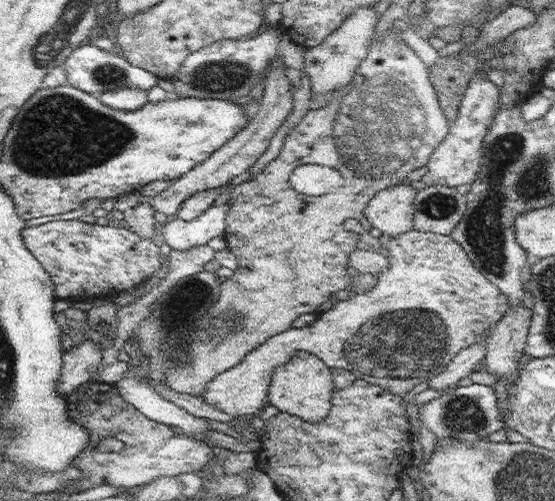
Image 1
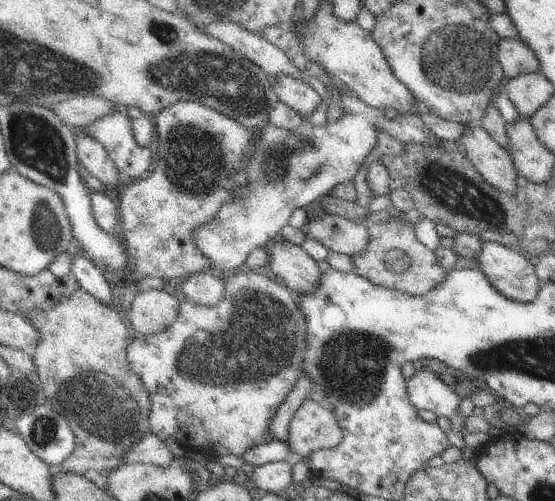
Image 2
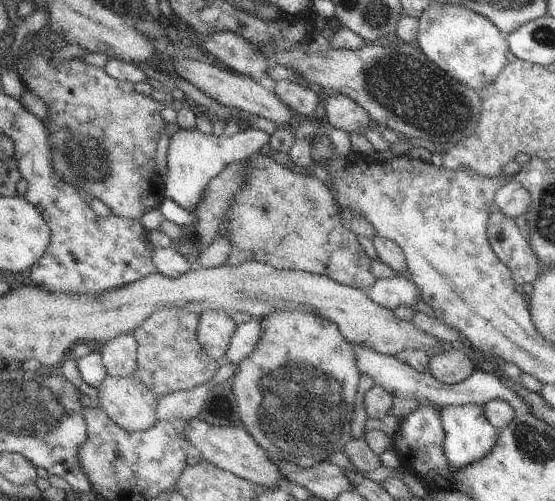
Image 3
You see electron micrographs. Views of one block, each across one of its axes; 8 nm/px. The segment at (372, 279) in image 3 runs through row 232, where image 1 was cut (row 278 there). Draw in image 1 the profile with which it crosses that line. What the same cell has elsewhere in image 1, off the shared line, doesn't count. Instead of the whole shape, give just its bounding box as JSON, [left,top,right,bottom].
[163,26,450,395]

